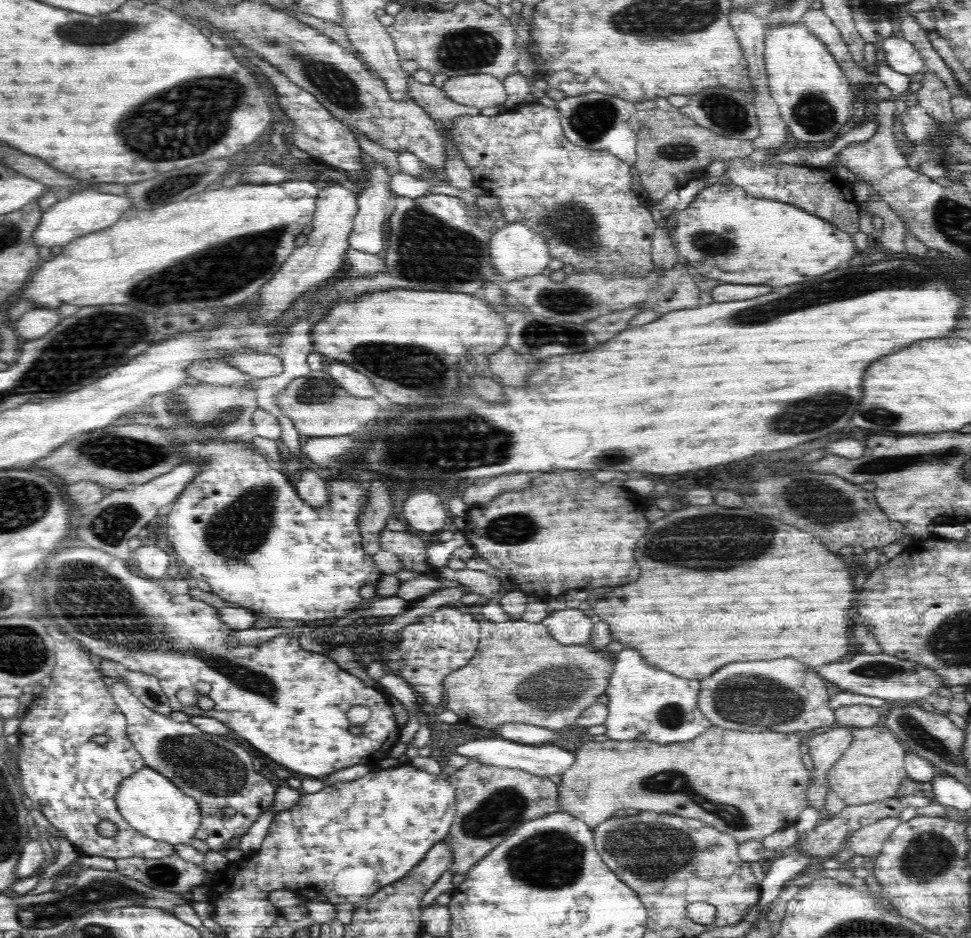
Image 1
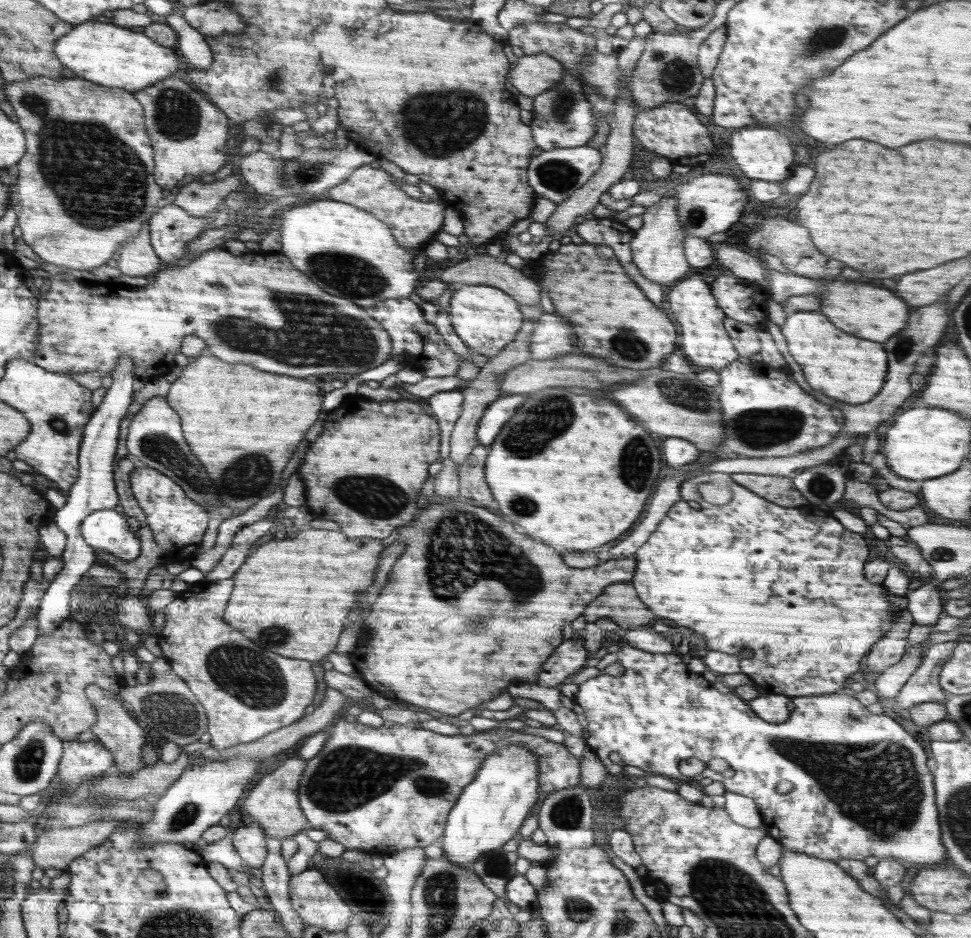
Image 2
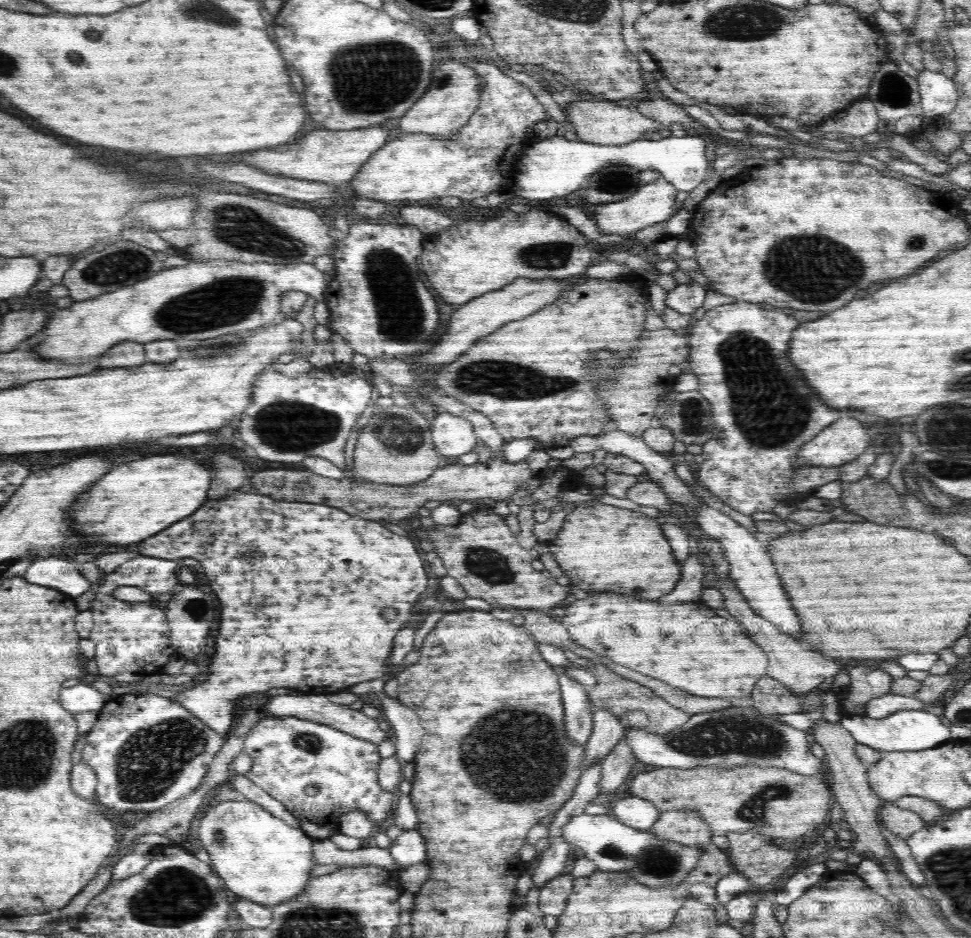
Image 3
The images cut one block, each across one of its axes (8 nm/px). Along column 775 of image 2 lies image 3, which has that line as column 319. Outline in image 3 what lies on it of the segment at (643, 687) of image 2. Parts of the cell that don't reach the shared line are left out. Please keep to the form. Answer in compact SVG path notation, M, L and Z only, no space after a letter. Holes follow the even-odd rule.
M265 716L250 731L243 750L252 757L253 765L250 772L244 775L280 801L298 821L302 822L299 828L312 840L328 839L338 830L340 816L354 812L354 810L369 814L376 828L382 828L382 825L391 822L398 791L382 790L380 786L377 770L382 758L378 753L378 745L369 741L361 741L324 723L294 716ZM308 786L317 786L316 794L308 795L306 793Z

